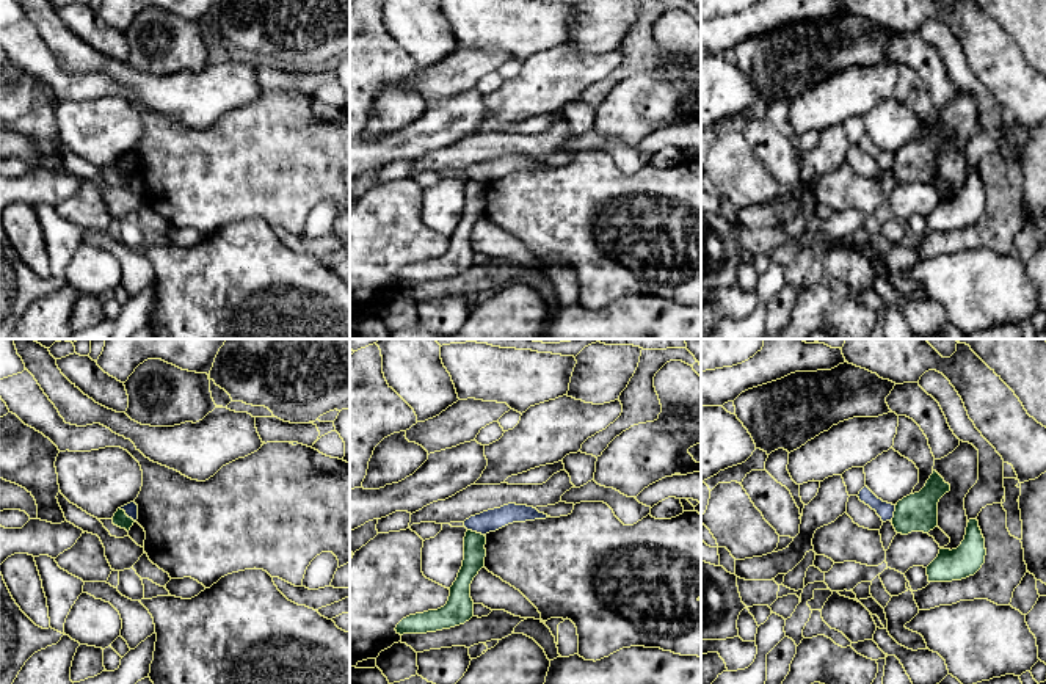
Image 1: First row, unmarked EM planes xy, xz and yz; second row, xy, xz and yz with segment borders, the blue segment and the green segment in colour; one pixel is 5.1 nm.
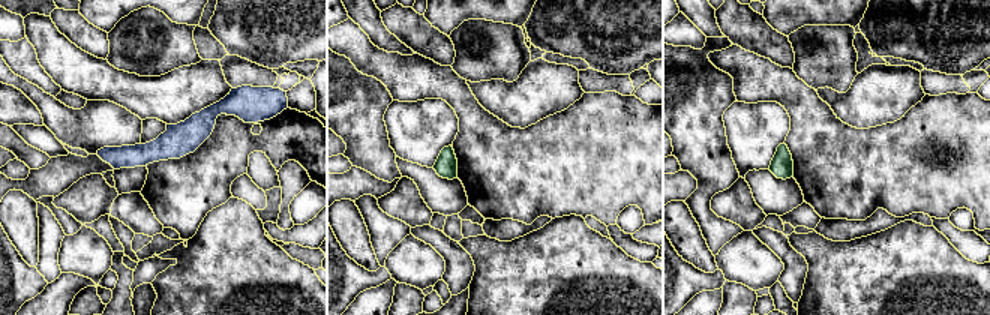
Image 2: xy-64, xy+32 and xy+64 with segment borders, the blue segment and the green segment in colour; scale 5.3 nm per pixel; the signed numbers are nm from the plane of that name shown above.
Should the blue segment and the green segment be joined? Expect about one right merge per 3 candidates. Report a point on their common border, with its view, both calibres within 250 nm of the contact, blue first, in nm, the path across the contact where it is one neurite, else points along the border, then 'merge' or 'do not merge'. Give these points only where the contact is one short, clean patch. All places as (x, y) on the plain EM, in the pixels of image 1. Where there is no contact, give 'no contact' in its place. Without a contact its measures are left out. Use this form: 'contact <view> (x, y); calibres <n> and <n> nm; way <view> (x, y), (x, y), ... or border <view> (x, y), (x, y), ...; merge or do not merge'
contact xz (475, 179); calibres 110 and 110 nm; do not merge

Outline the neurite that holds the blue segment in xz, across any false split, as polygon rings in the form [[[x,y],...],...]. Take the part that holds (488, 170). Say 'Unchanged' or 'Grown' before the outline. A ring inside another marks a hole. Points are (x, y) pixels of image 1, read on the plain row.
Unchanged. [[[508,152],[500,157],[488,158],[480,163],[470,165],[464,169],[464,176],[467,179],[486,184],[513,171],[525,171],[546,166],[549,165],[539,162],[533,155]]]

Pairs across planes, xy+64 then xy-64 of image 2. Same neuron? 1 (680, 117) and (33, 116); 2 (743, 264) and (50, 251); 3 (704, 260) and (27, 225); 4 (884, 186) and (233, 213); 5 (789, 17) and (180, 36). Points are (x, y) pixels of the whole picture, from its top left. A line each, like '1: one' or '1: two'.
1: one
2: two
3: one
4: two
5: two

